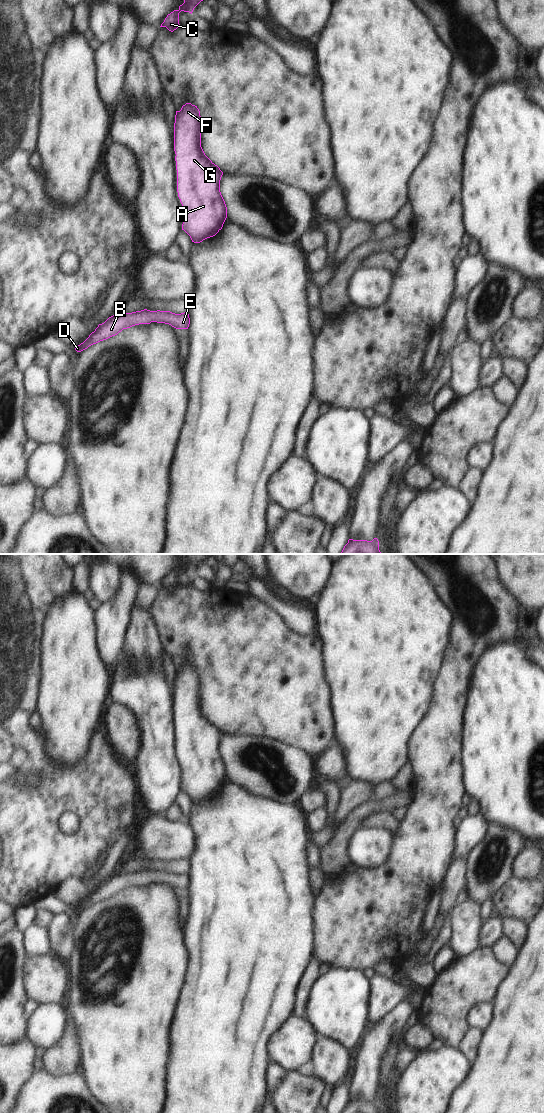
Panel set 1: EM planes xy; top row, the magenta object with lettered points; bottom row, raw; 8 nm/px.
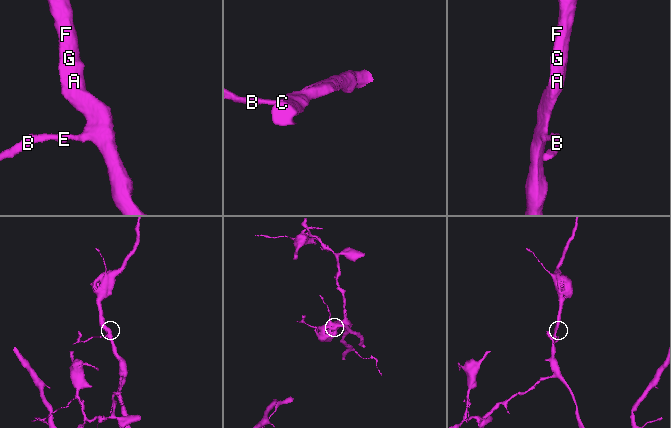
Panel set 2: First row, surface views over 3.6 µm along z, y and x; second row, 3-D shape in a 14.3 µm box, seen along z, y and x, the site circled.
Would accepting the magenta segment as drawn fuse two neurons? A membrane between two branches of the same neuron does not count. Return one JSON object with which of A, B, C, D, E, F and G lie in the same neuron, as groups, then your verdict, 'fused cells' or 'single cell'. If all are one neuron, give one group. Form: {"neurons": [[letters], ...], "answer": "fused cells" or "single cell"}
{"neurons": [["A", "B", "C", "D", "E", "F", "G"]], "answer": "single cell"}

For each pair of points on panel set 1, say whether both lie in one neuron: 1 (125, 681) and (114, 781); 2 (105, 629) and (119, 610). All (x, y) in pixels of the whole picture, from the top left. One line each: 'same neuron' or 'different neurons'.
1: different neurons
2: same neuron

